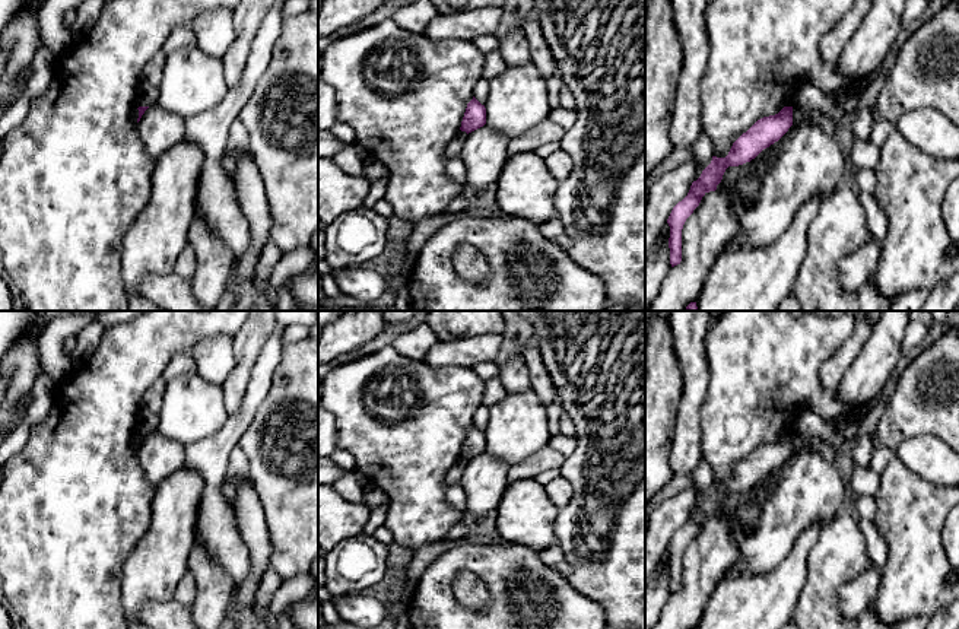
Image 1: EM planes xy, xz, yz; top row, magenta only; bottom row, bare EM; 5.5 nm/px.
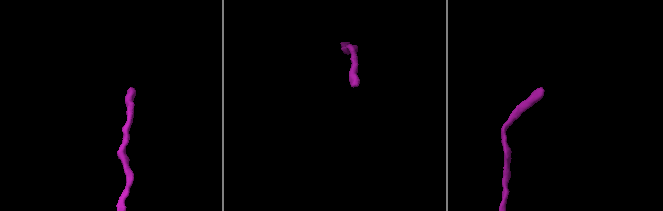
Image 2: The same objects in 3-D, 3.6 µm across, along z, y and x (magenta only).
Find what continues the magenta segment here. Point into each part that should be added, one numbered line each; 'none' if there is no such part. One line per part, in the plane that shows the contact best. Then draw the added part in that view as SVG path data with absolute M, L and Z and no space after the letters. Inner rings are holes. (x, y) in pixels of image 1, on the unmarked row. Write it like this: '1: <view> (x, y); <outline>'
none

